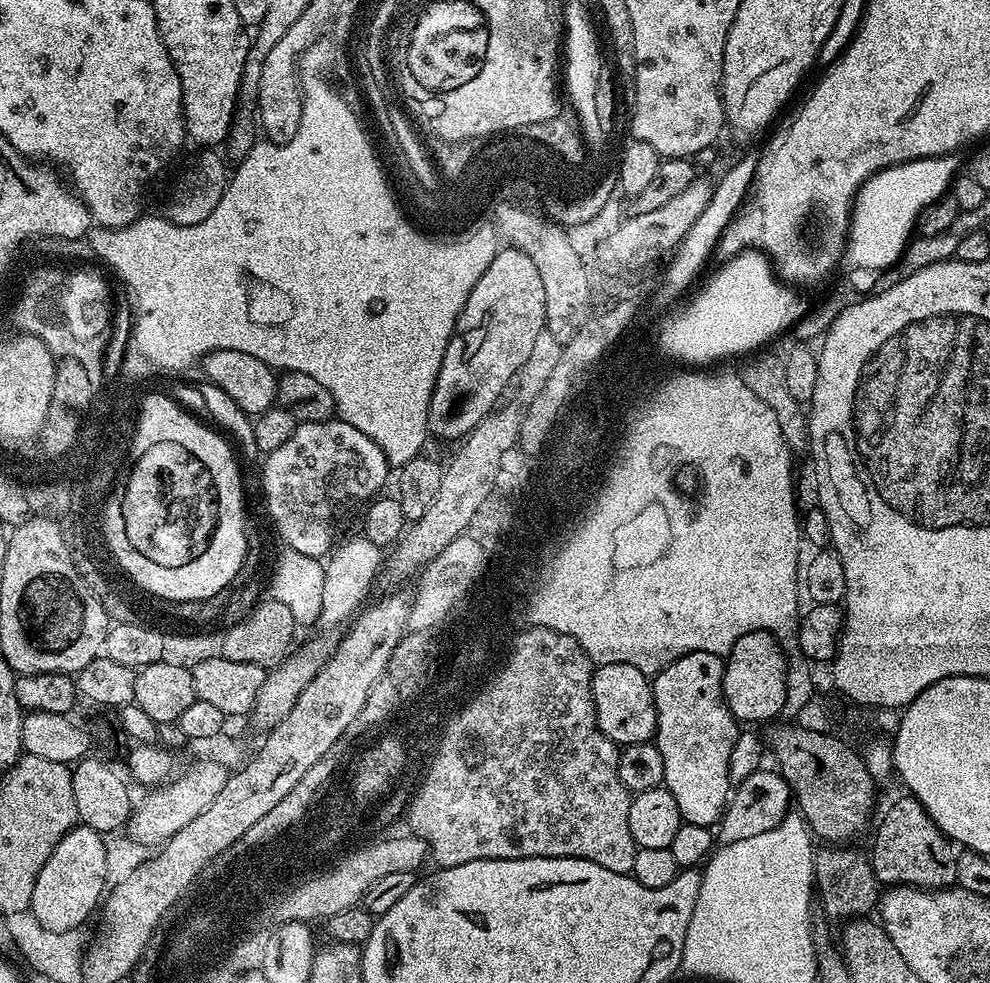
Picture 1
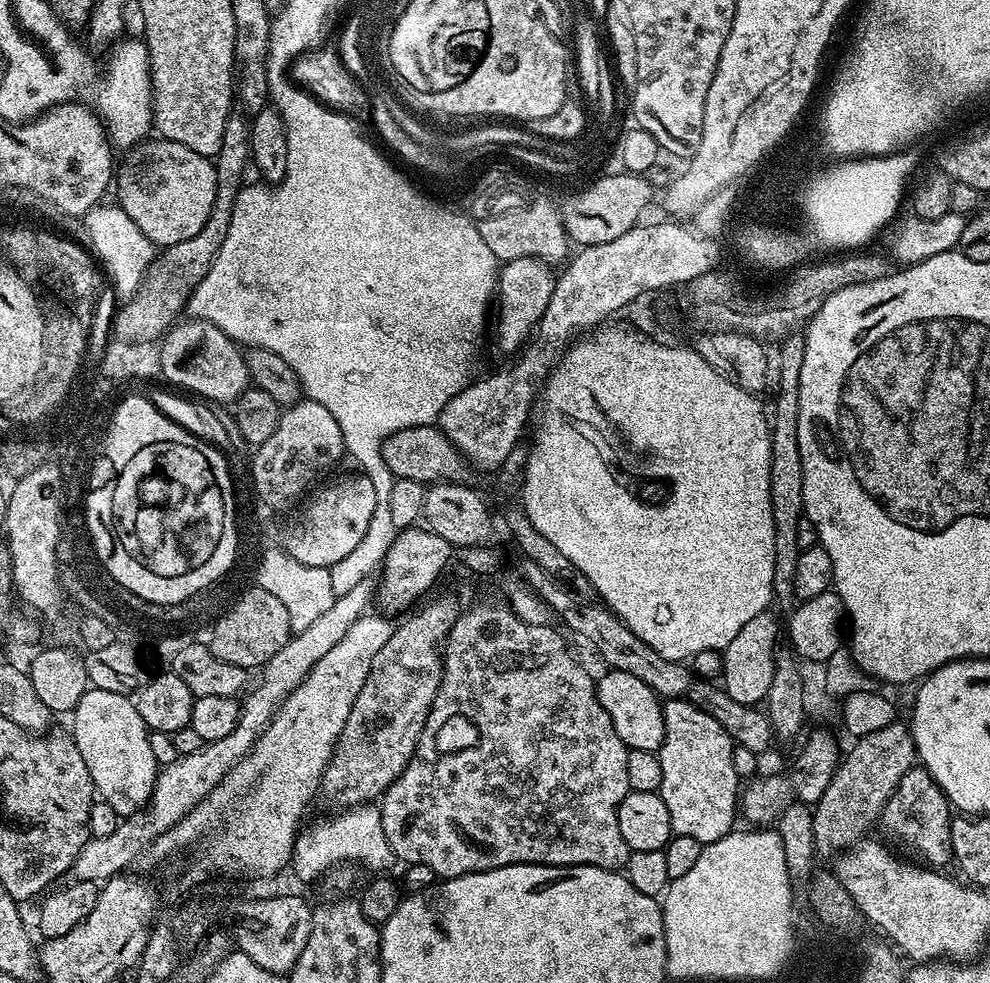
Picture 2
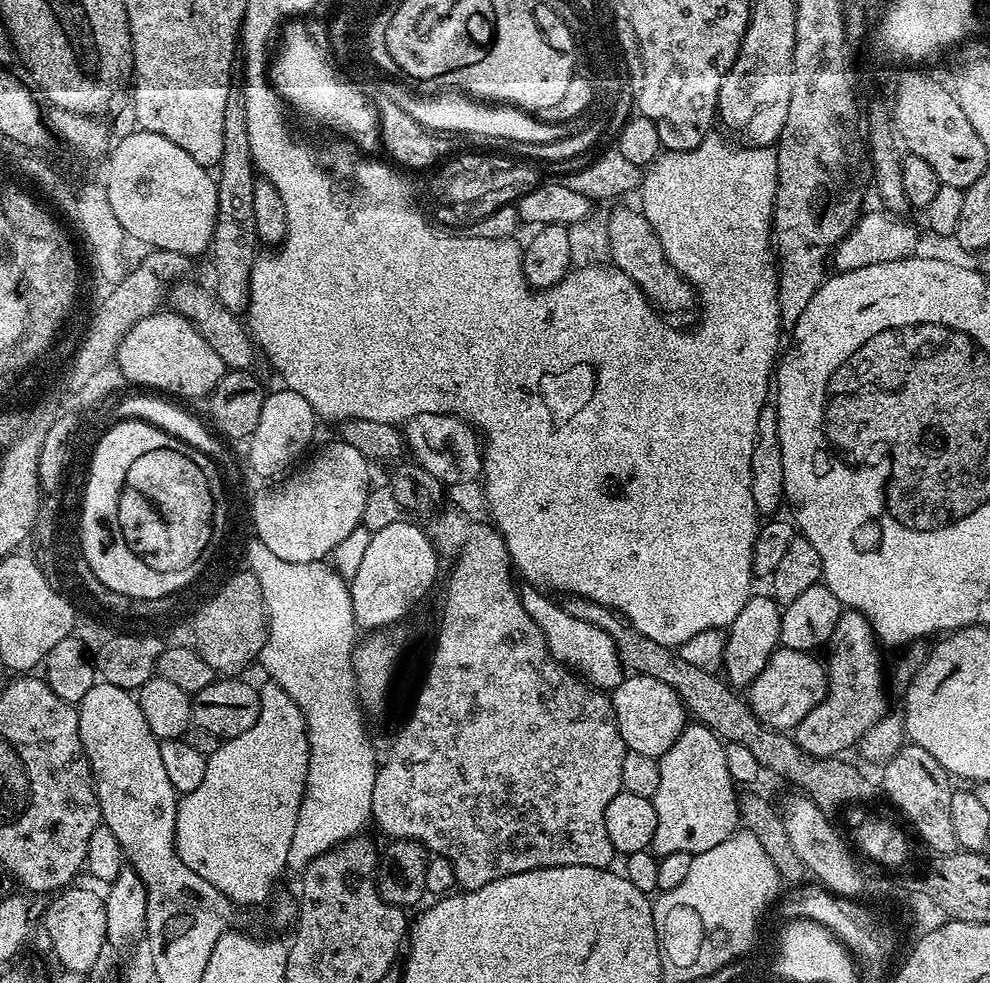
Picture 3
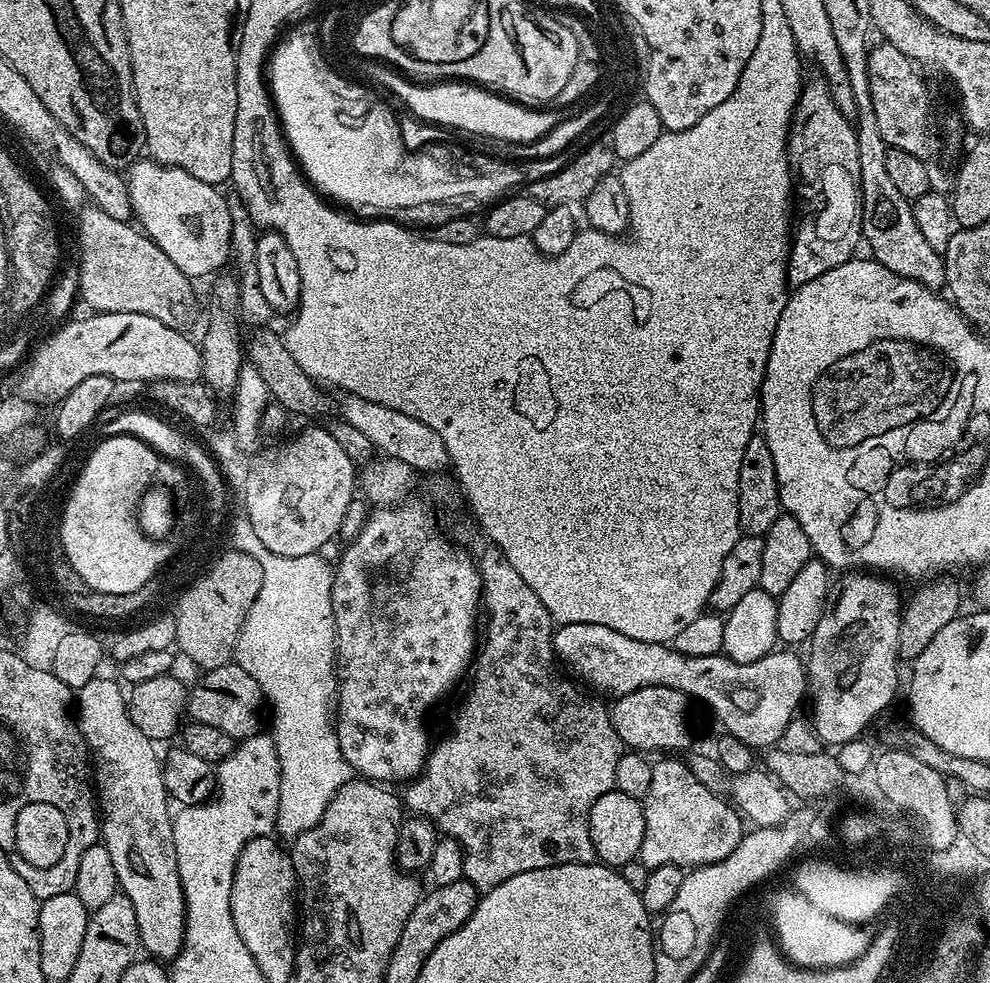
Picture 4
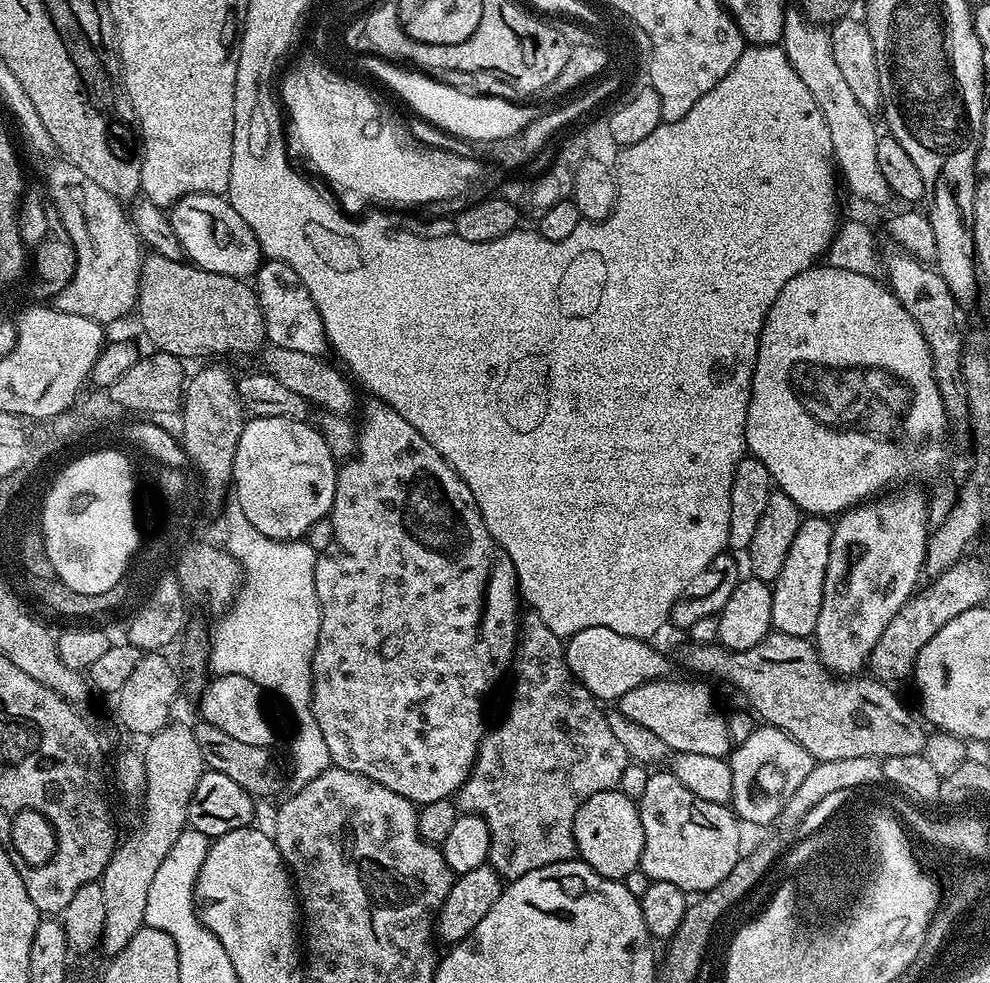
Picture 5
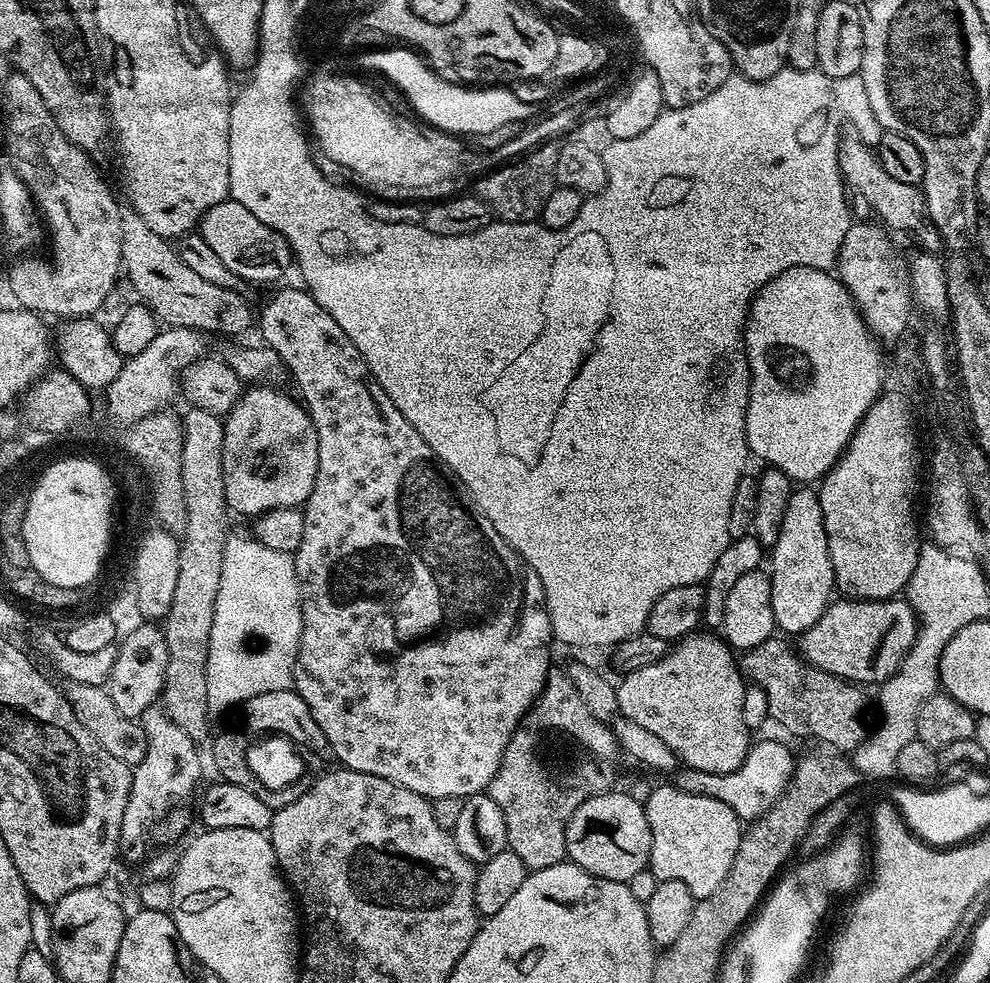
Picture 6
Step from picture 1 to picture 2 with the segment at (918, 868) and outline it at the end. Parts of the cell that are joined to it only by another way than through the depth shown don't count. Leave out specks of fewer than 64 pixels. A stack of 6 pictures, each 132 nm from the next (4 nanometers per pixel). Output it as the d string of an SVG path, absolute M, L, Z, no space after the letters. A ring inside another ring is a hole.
M914 766L902 774L902 782L890 794L882 813L882 824L885 824L896 836L901 836L908 844L913 844L927 863L932 866L953 863L950 826L954 812L944 796L944 792L934 782L934 778L923 766Z

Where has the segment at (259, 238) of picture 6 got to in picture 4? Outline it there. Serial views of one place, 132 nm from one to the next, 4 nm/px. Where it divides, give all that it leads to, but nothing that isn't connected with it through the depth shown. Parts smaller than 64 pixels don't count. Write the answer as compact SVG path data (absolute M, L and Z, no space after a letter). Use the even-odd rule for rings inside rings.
M141 158L127 171L126 179L131 198L132 211L145 235L158 245L178 270L191 280L219 273L232 254L231 220L225 195L213 184L188 174L181 168L166 168L151 158Z

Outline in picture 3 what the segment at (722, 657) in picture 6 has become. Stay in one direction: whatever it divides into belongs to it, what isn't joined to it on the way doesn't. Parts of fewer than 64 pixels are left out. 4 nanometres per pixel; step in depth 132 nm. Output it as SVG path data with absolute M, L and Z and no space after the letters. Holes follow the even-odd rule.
M628 674L617 688L610 692L612 709L616 715L616 725L622 734L622 742L629 752L650 754L661 757L678 742L682 730L690 720L690 713L685 708L680 696L665 682L656 678Z

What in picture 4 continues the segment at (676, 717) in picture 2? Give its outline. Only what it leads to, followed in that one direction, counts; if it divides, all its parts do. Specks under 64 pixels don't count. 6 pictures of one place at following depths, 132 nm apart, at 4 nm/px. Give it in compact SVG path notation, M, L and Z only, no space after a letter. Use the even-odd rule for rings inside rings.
M683 759L659 760L652 765L650 790L646 790L642 801L646 834L638 859L650 870L658 866L691 870L726 858L740 841L741 813L724 796L706 790Z

